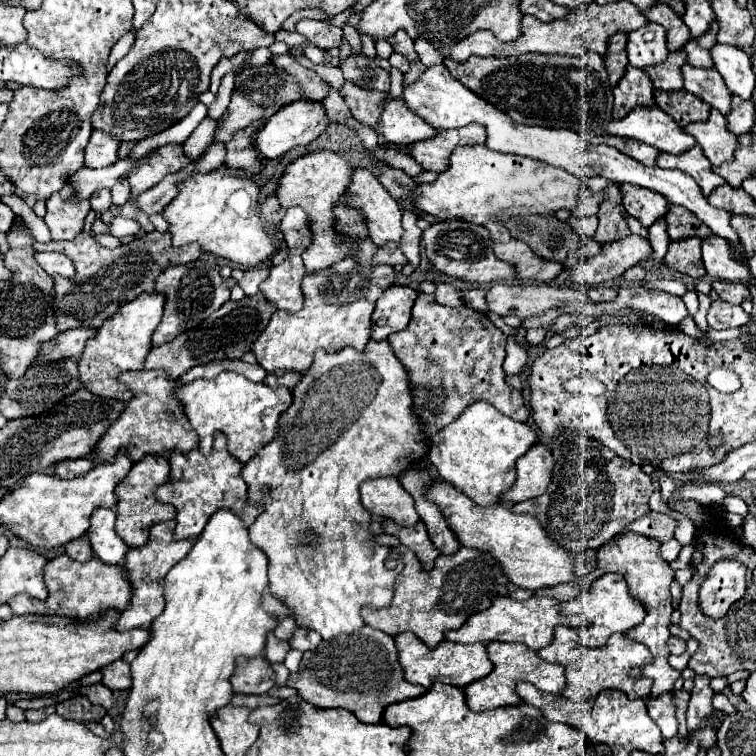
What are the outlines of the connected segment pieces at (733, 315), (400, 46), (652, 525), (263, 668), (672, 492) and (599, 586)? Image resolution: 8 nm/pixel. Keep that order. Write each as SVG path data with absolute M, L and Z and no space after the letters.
M724 300L712 302L706 318L708 318L708 326L714 328L714 330L738 328L738 326L750 322L750 316L742 310L742 306L732 306Z
M400 30L396 36L390 36L388 38L388 42L392 44L392 48L394 48L394 52L400 52L406 60L416 60L416 52L414 52L414 40L404 32L404 30Z
M648 512L644 518L638 518L630 526L626 526L624 530L634 530L634 532L640 532L644 536L650 536L650 538L656 538L660 542L666 542L666 540L674 538L676 526L678 526L678 520L674 520L672 516Z
M264 656L252 660L240 658L230 684L236 694L266 694L274 686L274 672Z
M668 476L660 478L660 494L662 494L664 502L670 502L670 498L676 496L676 484L672 478L668 478Z
M610 572L598 576L592 582L592 586L588 590L584 590L580 596L576 596L574 600L564 602L562 604L562 612L566 612L566 614L580 614L588 622L588 628L580 630L580 644L588 646L588 648L600 648L600 646L604 646L614 632L628 632L628 630L632 630L632 626L638 626L644 620L644 614L648 614L640 606L640 602L636 602L636 598L632 598L632 594L628 594L628 584L624 582L624 578L620 574L610 574Z

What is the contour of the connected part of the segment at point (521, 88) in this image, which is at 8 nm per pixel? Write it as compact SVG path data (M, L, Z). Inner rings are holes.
M596 52L582 56L556 56L556 54L520 54L512 58L482 58L470 56L466 62L458 64L450 58L444 60L452 78L460 80L482 100L492 102L498 110L504 110L516 124L544 126L544 128L566 128L566 130L592 130L594 134L604 134L604 122L612 120L612 88L608 84L608 72L604 68L604 58Z

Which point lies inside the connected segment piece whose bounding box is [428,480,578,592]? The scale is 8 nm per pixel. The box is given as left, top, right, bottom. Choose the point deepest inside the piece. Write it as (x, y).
(530, 559)

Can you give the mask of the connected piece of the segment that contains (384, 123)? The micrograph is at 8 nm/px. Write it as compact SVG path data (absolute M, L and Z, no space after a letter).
M394 98L382 104L380 120L372 126L372 130L376 134L382 134L390 144L414 144L436 134L436 130L428 122L408 110L402 100Z

